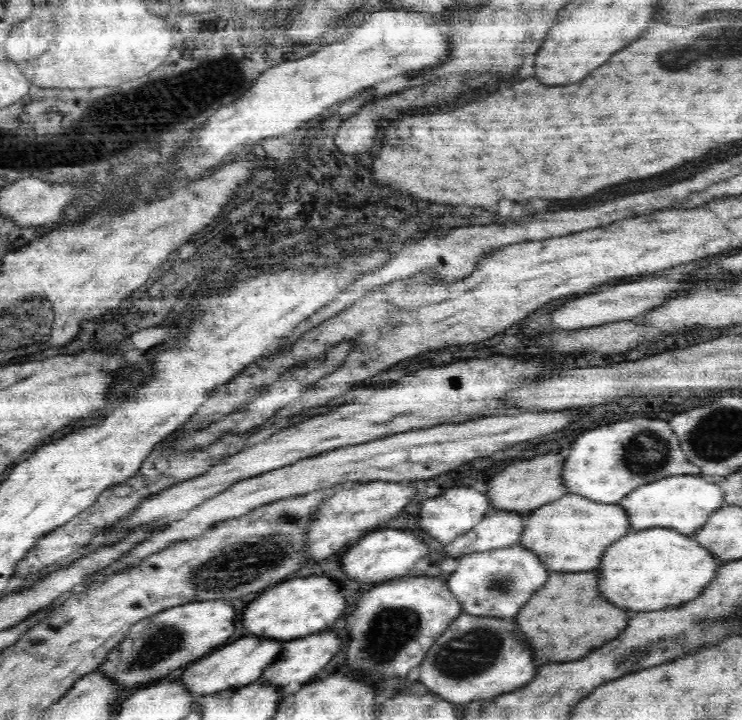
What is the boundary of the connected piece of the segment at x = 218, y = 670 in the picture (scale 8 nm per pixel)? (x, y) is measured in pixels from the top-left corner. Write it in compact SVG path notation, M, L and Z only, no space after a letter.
M250 634L248 638L240 638L224 648L217 648L212 653L194 661L184 676L178 676L177 681L194 695L226 692L234 687L242 688L251 683L257 683L268 666L280 656L282 643L272 639L260 639Z

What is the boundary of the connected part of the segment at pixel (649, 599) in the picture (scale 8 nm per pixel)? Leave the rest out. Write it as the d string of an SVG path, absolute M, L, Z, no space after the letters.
M670 528L632 530L606 550L600 564L600 590L616 606L652 612L698 598L716 578L720 562L696 540Z

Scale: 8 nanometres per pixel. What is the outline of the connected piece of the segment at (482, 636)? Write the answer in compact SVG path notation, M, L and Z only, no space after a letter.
M463 612L434 642L426 660L416 668L416 677L426 690L442 696L447 702L466 704L494 699L522 688L535 678L537 671L538 664L532 650L524 642L522 634L518 636L514 620L475 617Z

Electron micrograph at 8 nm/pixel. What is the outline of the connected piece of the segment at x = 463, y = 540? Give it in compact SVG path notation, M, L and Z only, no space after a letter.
M491 508L472 530L449 542L450 556L464 556L510 545L518 545L524 532L524 517L518 513Z

